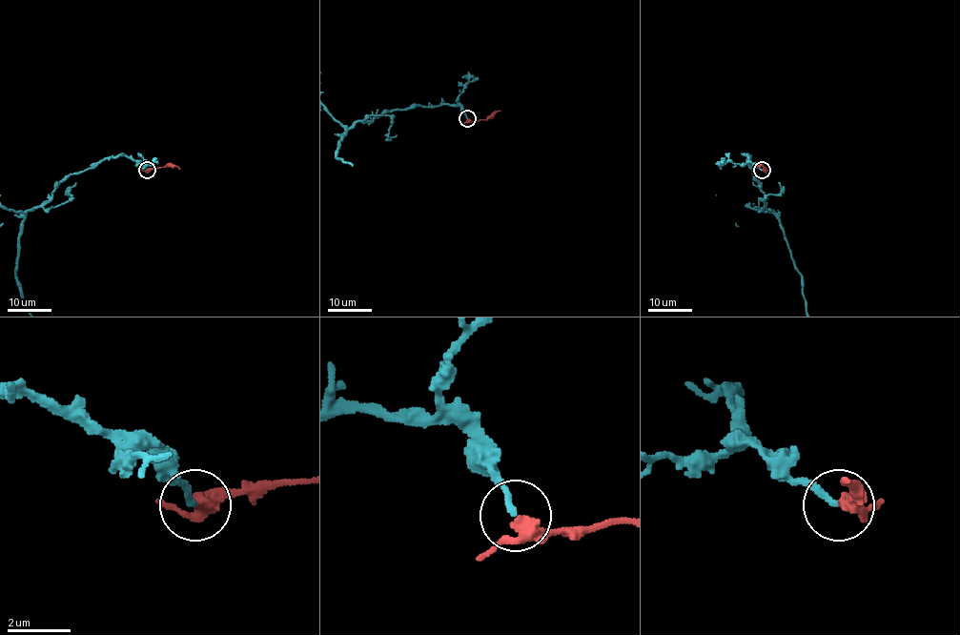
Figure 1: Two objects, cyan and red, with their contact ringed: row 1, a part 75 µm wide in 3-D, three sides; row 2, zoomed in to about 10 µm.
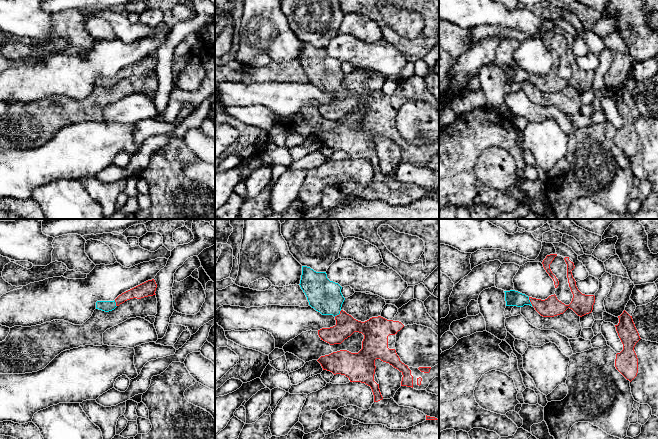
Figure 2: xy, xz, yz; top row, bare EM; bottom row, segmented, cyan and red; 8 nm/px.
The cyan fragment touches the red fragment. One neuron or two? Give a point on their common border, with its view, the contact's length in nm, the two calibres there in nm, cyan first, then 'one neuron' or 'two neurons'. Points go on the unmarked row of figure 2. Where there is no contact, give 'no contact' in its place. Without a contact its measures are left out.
contact yz (530, 78); length 90 nm; calibres 130 and 160 nm; one neuron

